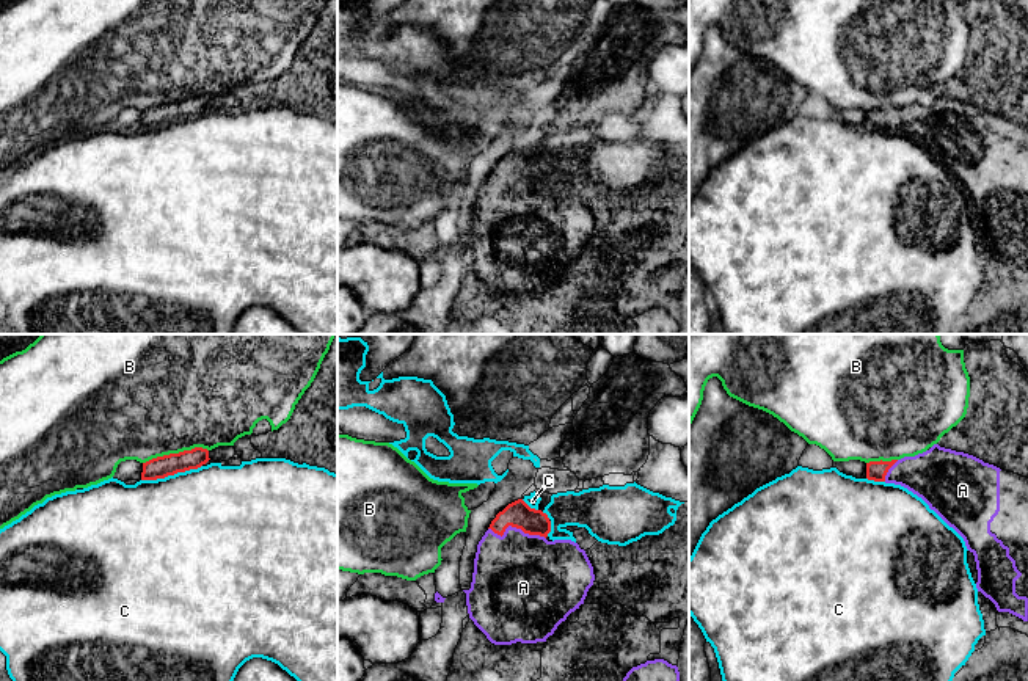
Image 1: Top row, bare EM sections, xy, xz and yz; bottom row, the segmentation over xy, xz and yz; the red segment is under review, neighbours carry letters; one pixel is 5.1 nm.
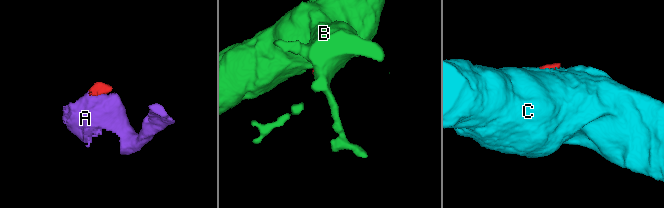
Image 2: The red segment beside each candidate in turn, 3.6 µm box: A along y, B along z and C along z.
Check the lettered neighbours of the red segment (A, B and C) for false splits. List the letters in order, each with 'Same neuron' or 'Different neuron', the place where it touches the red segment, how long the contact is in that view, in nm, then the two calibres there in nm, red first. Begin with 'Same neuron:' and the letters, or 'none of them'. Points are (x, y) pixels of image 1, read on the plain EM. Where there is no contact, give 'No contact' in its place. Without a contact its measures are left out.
Same neuron: A
A: Same neuron. Touches red at xz (517, 176). Shared border 300 nm. Thickness 140 nm (red) against 440 nm
B: Different neuron. Touches red at xy (174, 102). Shared border 340 nm. Thickness 110 nm (red) against 480 nm
C: Different neuron. Touches red at xy (171, 123). Shared border 320 nm. Thickness 110 nm (red) against 500 nm

